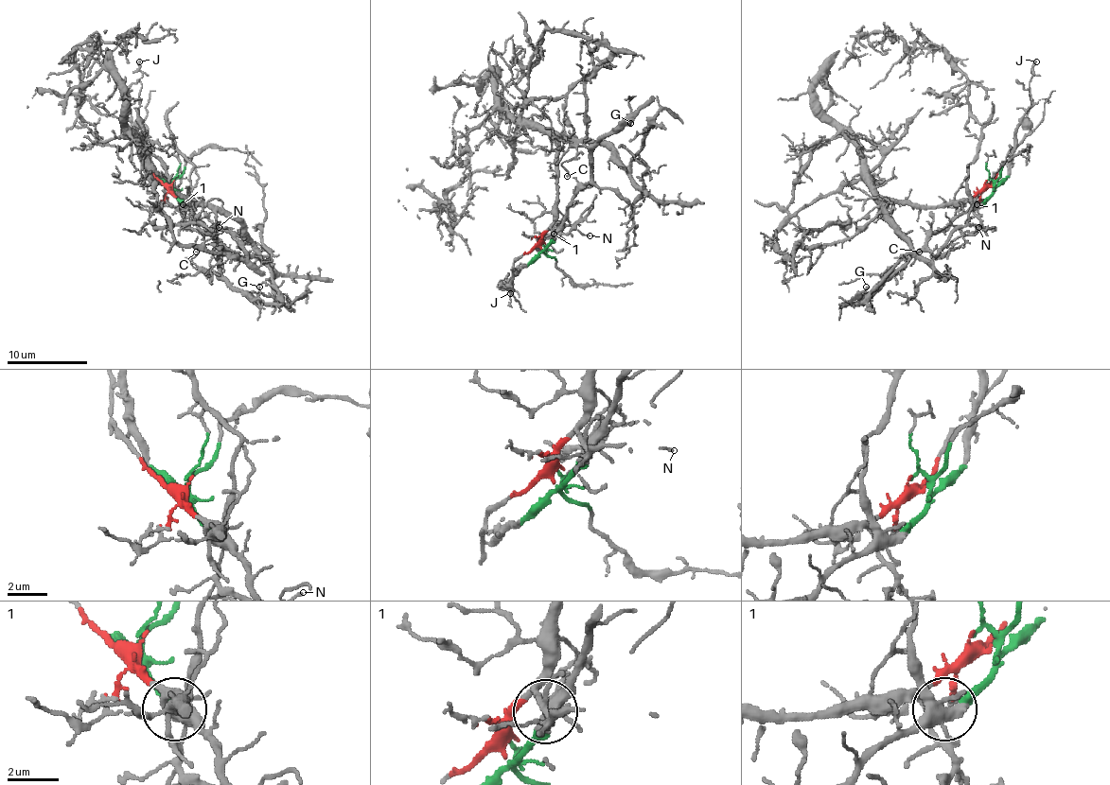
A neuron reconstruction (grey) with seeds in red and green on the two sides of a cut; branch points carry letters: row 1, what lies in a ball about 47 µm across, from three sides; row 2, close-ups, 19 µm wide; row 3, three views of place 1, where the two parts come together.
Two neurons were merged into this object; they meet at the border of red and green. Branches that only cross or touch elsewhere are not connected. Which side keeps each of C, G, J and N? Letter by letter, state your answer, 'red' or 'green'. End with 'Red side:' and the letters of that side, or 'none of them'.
C: green
G: green
J: green
N: red
Red side: N

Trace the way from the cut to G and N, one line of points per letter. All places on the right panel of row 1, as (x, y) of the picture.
G: (992, 183), (992, 192), (980, 203), (954, 218), (879, 288), (866, 296), (866, 286)
N: (992, 183), (972, 200), (972, 214), (980, 224), (972, 234), (978, 228)

